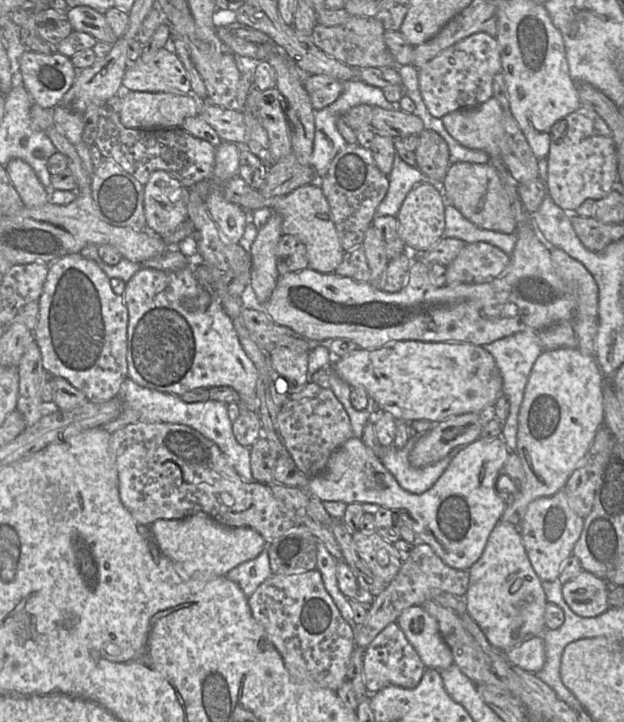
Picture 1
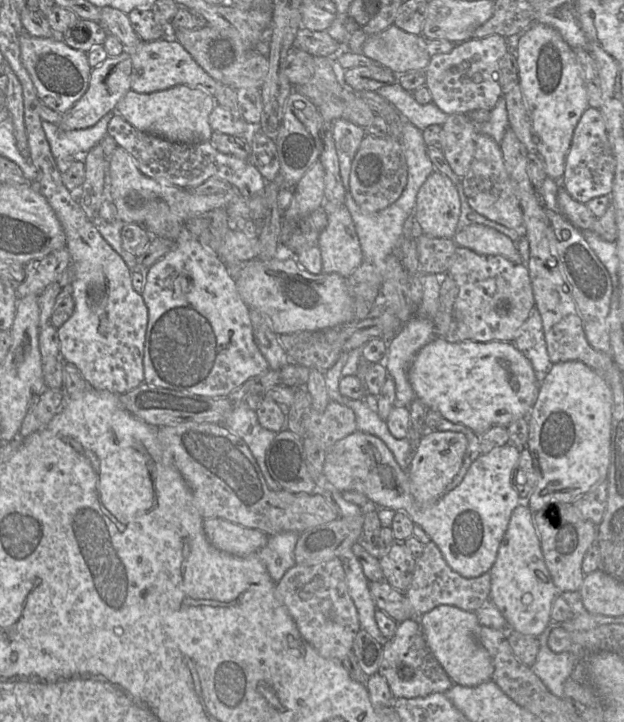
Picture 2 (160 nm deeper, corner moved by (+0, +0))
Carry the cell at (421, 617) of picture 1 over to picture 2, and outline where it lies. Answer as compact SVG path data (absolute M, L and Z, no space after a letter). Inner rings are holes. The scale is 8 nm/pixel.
M440 605L422 614L418 617L418 621L429 649L455 684L472 687L491 680L494 667L488 651L477 640L477 627L481 625L476 613L464 611L454 606Z

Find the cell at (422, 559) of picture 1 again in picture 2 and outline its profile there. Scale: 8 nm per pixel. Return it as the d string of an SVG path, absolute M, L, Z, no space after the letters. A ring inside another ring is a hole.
M430 541L425 544L423 554L416 559L413 578L409 588L403 592L409 600L414 615L420 617L440 605L449 605L468 612L475 612L489 601L491 577L485 573L476 578L465 578L455 572L446 562L438 546Z

